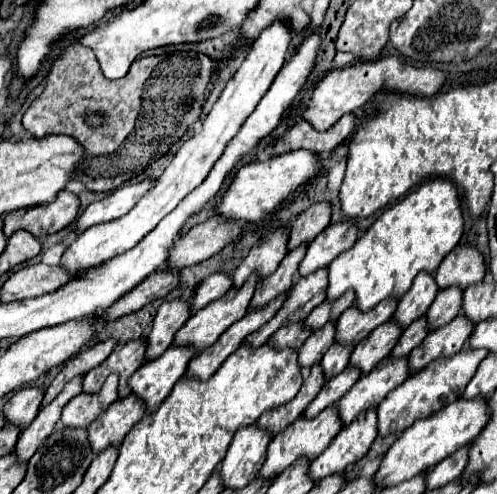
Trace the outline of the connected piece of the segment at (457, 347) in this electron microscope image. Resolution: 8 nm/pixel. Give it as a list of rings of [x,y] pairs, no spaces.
[[[458,314],[458,318],[454,318],[446,326],[432,330],[426,340],[422,340],[422,344],[408,356],[410,370],[418,372],[438,356],[452,356],[460,352],[470,338],[470,332],[474,332],[474,324],[470,324],[470,320],[466,320],[466,316],[462,314]]]

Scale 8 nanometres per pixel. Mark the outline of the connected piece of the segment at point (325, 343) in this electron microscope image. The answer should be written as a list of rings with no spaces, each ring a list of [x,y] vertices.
[[[330,322],[330,324],[324,324],[322,330],[314,330],[310,338],[302,344],[300,358],[298,358],[302,368],[310,368],[312,364],[320,362],[326,350],[334,344],[334,324],[336,322]]]

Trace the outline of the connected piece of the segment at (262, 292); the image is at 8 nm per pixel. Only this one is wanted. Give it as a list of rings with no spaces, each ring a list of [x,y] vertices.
[[[300,244],[298,248],[290,250],[286,254],[286,258],[282,260],[282,264],[276,268],[276,272],[272,272],[270,276],[266,276],[266,278],[260,280],[260,284],[258,284],[256,292],[254,292],[254,298],[250,302],[250,310],[256,310],[256,308],[268,304],[278,294],[282,294],[282,292],[286,292],[286,290],[292,288],[298,264],[304,258],[306,248],[308,248],[308,244]]]

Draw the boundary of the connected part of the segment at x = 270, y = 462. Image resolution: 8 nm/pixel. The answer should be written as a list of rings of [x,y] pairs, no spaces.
[[[336,406],[326,408],[326,412],[320,412],[314,420],[304,420],[306,416],[296,418],[284,432],[276,434],[268,446],[268,458],[260,470],[260,476],[264,478],[274,478],[278,476],[282,470],[286,470],[288,466],[292,466],[300,456],[306,456],[310,460],[314,460],[318,454],[322,454],[322,450],[330,444],[330,440],[340,432],[342,428],[342,420],[338,420],[338,412],[334,412]]]

